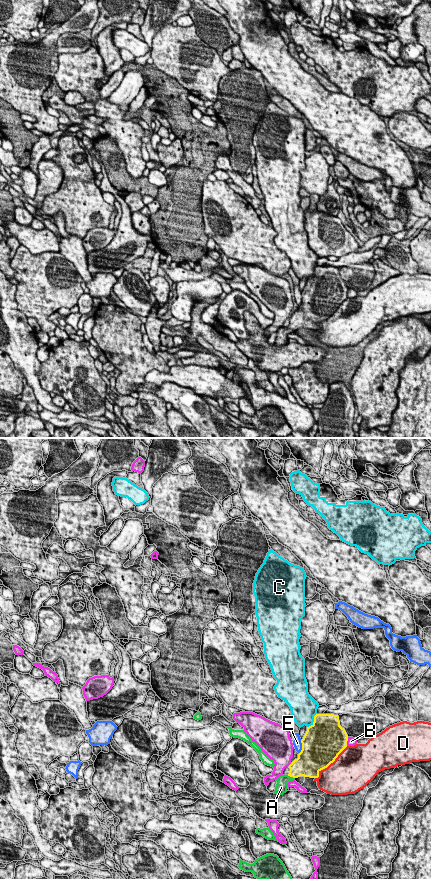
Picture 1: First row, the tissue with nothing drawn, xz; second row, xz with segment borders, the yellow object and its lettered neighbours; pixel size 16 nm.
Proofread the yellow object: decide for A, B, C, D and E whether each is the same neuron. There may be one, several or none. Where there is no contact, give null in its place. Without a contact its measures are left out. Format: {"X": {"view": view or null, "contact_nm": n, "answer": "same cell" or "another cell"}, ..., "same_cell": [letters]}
{"A": {"view": "xz", "contact_nm": 140, "answer": "same cell"}, "B": {"view": "xz", "contact_nm": 150, "answer": "another cell"}, "C": {"view": "xz", "contact_nm": 280, "answer": "another cell"}, "D": {"view": "xz", "contact_nm": 750, "answer": "another cell"}, "E": {"view": "xz", "contact_nm": 220, "answer": "another cell"}, "same_cell": ["A"]}

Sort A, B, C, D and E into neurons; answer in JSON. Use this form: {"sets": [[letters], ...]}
{"sets": [["A"], ["B"], ["C"], ["D"], ["E"]]}

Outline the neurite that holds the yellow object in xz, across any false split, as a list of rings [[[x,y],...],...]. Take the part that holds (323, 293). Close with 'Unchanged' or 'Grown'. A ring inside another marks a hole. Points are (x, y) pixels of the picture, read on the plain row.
[[[316,266],[301,292],[302,302],[290,317],[288,327],[277,330],[274,346],[287,344],[288,335],[300,328],[318,330],[319,324],[335,313],[347,299],[348,287],[340,278],[339,268]]]. Grown

